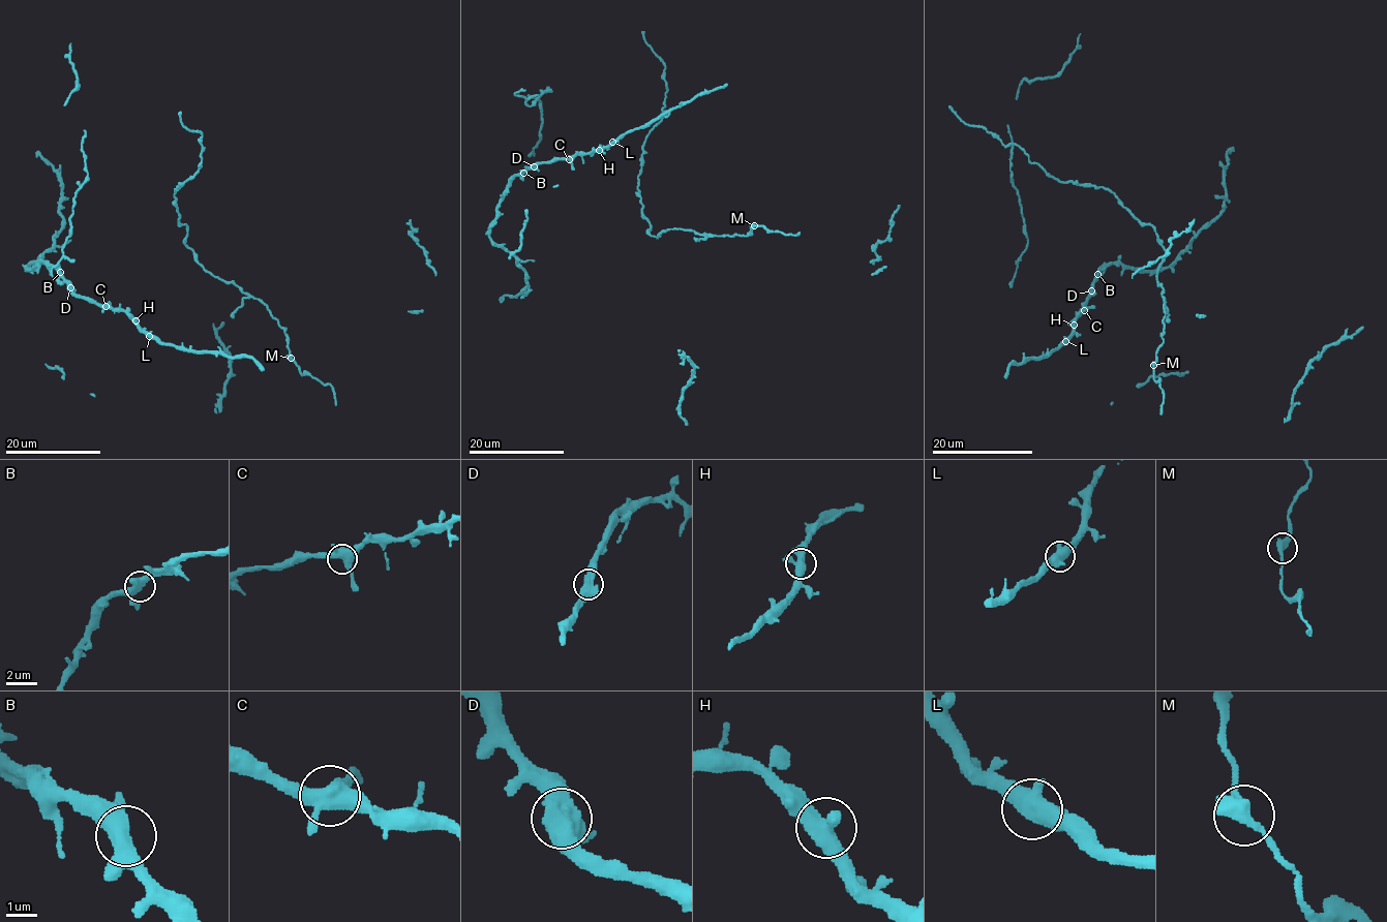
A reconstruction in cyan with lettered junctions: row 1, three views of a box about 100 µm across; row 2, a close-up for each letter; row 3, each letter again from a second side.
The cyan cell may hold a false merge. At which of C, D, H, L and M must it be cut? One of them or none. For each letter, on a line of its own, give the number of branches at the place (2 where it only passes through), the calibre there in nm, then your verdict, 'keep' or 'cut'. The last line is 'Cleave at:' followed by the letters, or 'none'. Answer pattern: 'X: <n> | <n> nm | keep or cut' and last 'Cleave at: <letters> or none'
C: 4 | 480 nm | keep
D: 3 | 550 nm | keep
H: 2 | 550 nm | keep
L: 3 | 480 nm | keep
M: 2 | 440 nm | keep
Cleave at: none

